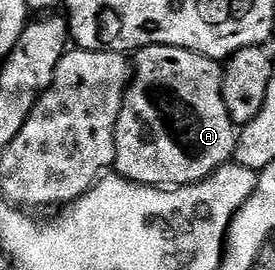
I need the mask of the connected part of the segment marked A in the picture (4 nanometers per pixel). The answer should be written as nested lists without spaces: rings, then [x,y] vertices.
[[[152,46],[137,51],[135,73],[117,121],[116,173],[140,186],[176,188],[201,182],[221,166],[230,165],[237,152],[239,130],[233,125],[223,100],[222,73],[222,67],[214,59],[187,48]]]

